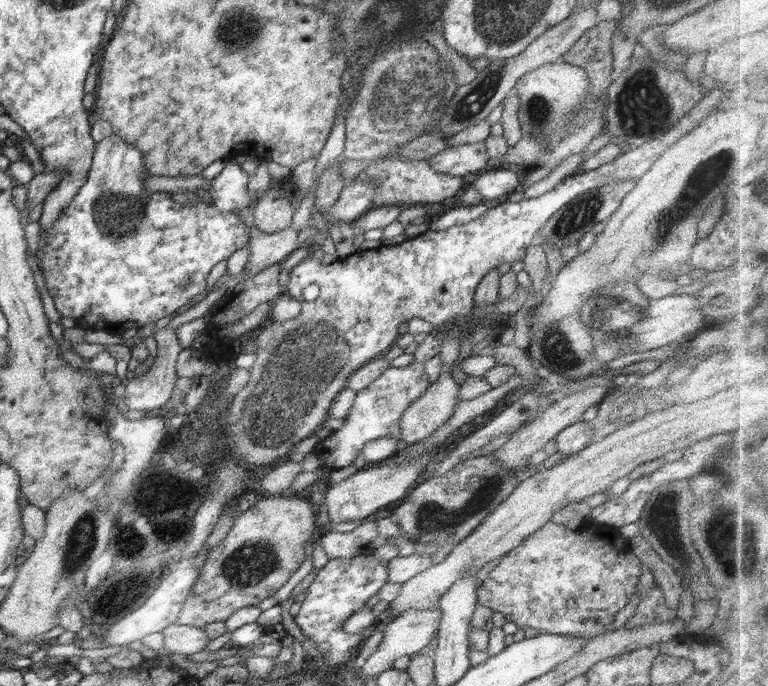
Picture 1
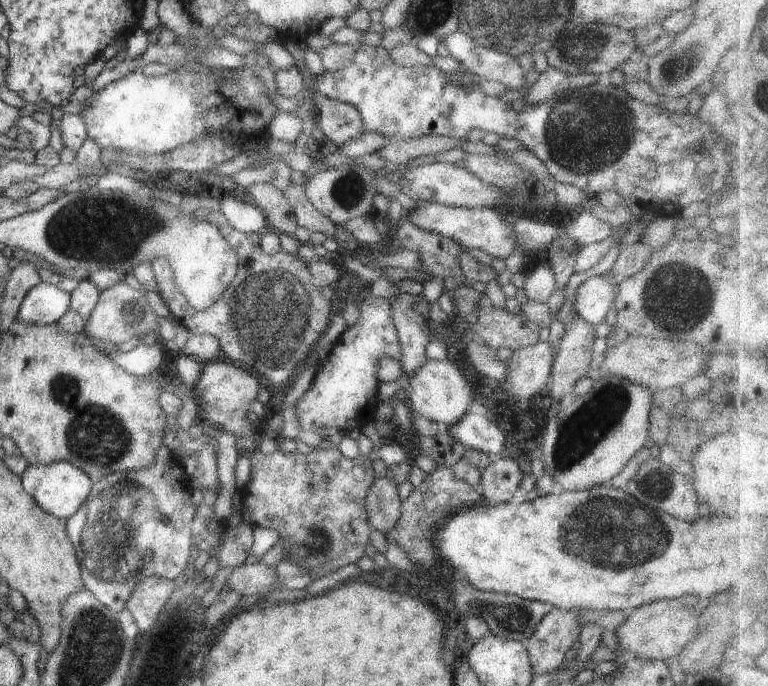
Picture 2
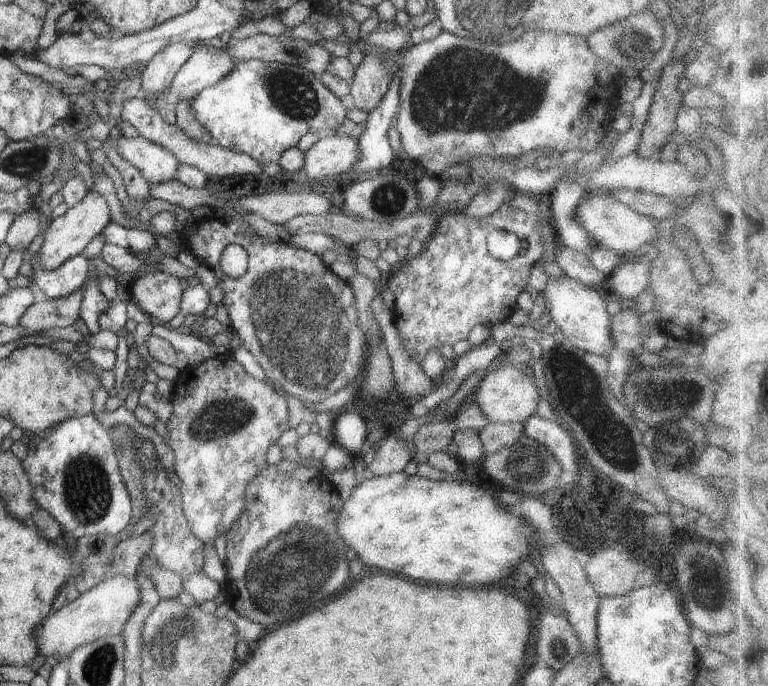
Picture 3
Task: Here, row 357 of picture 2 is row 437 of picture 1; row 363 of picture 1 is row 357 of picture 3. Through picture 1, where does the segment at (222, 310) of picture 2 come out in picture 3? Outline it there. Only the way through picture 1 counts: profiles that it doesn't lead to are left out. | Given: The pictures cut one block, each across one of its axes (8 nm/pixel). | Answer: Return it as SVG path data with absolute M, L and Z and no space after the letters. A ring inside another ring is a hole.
M212 216L202 219L196 219L194 222L194 228L184 234L184 243L181 244L183 248L189 250L191 254L195 256L199 263L212 269L212 272L216 274L218 278L218 284L224 292L224 297L221 304L228 310L230 318L230 327L240 336L242 344L247 348L248 352L252 354L256 362L263 368L265 372L265 378L268 383L271 383L279 391L286 393L288 396L292 395L299 398L306 403L309 407L312 407L316 403L321 402L328 396L332 396L338 390L342 390L346 386L355 384L360 379L361 366L366 362L366 336L364 332L360 330L360 324L358 324L358 311L354 305L354 289L351 286L351 282L341 279L331 271L329 266L325 266L323 258L313 254L311 251L296 248L287 242L270 242L268 238L256 236L256 238L250 238L246 236L246 232L249 231L249 224L243 219L224 220L220 217ZM236 244L242 246L248 253L249 259L246 269L246 274L242 278L230 278L226 276L222 270L220 270L220 256L224 250L224 247Z

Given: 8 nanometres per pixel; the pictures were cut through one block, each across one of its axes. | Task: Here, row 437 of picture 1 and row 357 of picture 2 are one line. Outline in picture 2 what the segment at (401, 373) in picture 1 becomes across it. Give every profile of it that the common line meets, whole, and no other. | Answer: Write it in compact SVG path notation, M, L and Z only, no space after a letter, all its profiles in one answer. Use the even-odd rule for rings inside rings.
M378 290L373 291L360 304L360 317L355 325L349 326L334 342L330 352L316 364L317 372L310 388L295 402L296 414L302 431L312 431L318 433L320 428L336 428L344 434L348 431L361 429L375 418L375 411L380 403L378 398L378 384L380 379L377 375L378 362L382 358L401 359L401 346L397 338L397 332L392 320L392 308L388 299L382 298Z

